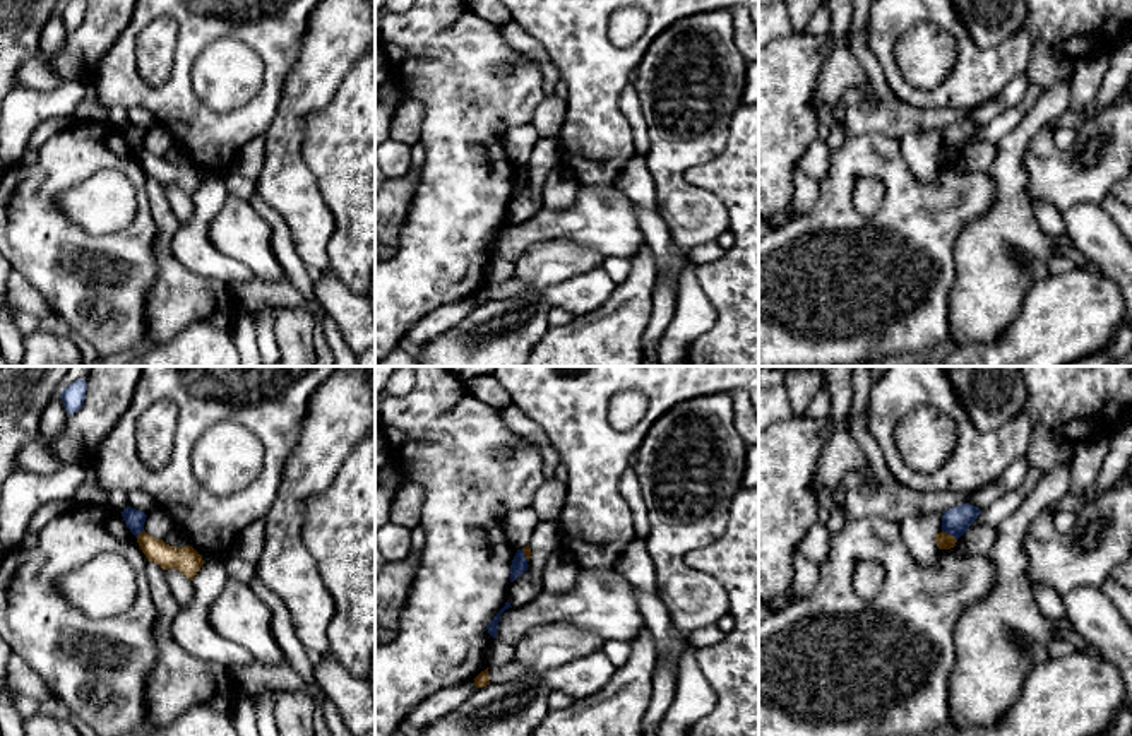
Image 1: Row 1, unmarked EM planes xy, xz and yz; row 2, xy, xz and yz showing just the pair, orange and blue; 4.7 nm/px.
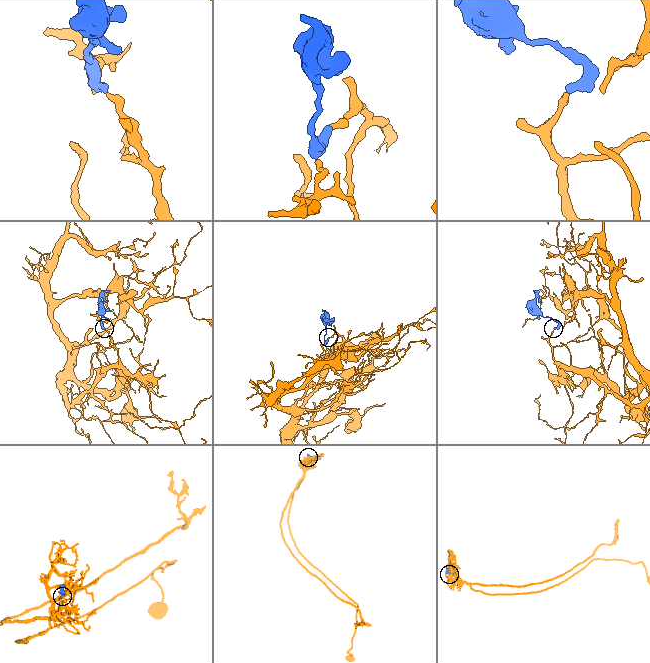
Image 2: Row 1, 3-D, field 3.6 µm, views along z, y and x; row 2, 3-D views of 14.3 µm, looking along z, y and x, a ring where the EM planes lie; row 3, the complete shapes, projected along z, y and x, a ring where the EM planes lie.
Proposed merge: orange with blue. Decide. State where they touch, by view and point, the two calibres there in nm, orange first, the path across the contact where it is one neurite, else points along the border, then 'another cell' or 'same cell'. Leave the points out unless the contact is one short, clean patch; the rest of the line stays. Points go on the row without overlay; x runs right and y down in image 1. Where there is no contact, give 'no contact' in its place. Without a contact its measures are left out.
yz (949, 151) | 80/130 nm | along yz (942, 146), (956, 156) | another cell

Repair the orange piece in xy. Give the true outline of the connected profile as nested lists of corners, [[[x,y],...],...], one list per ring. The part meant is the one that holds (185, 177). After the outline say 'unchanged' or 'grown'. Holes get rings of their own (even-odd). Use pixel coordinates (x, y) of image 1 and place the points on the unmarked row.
[[[146,147],[137,152],[137,159],[147,178],[154,178],[163,187],[178,187],[190,197],[194,197],[204,181],[202,173],[192,163],[175,164],[166,161],[163,156],[149,152]]] | unchanged

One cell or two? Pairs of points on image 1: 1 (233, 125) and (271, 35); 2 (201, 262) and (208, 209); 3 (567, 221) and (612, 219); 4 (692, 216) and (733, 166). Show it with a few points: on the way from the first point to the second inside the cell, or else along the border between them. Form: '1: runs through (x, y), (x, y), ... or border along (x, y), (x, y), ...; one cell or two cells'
1: runs through (257, 106), (273, 86), (273, 59); one cell
2: runs through (201, 249), (201, 223); one cell
3: runs through (577, 221), (601, 219); one cell
4: border along (720, 153), (685, 178), (725, 207), (726, 230); two cells

